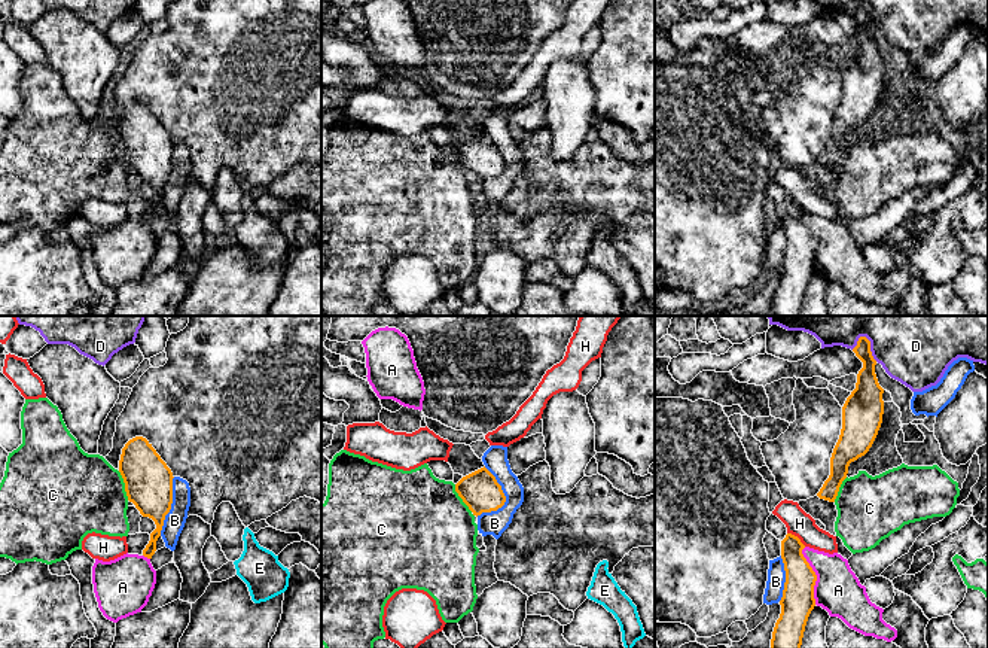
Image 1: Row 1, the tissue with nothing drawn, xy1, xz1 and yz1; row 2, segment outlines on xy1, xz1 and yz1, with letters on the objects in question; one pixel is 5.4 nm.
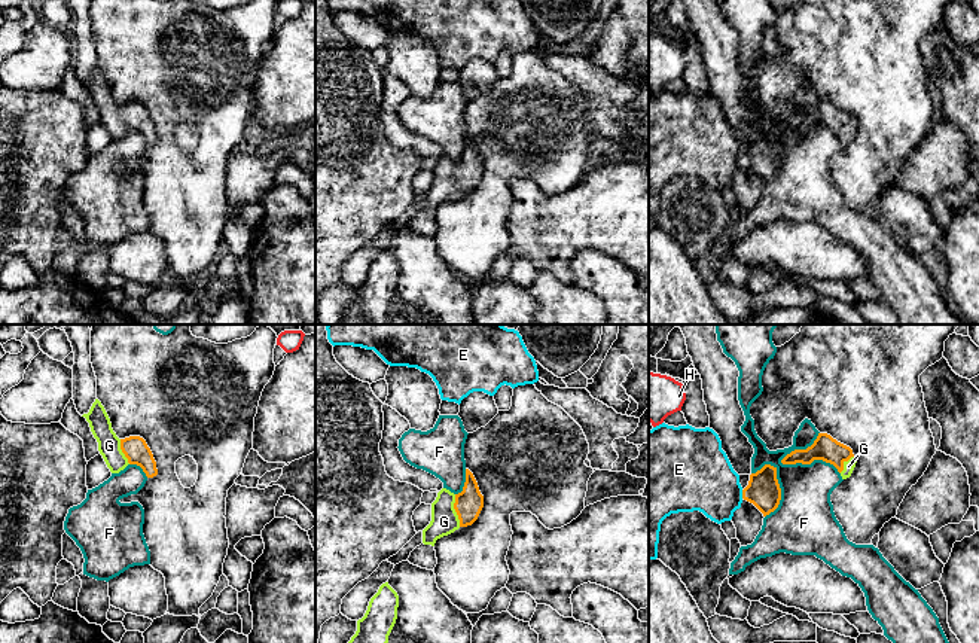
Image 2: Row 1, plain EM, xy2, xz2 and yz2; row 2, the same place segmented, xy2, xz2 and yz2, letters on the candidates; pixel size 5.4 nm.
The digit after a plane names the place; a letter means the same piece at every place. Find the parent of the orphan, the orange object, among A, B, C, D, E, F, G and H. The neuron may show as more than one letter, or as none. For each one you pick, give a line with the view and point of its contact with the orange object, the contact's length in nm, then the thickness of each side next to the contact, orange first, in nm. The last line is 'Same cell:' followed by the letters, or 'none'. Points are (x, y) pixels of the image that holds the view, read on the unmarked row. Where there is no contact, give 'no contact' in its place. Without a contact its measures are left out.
G: xz2 (456, 177) | 180 nm | 150/140 nm
Same cell: G

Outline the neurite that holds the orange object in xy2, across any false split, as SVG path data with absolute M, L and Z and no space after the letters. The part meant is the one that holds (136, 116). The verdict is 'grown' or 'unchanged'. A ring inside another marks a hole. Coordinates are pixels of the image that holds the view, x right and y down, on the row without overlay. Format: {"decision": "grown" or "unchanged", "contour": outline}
{"decision": "grown", "contour": "M95 65L89 79L82 83L89 89L91 98L98 109L98 118L112 140L119 140L128 131L137 131L147 144L158 141L156 128L146 107L140 103L119 106L98 65Z"}

